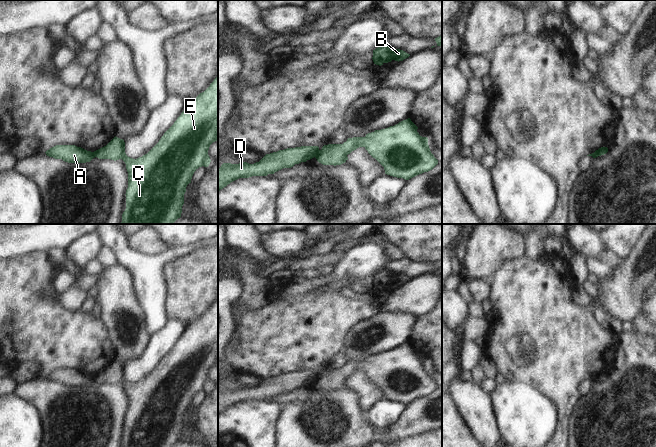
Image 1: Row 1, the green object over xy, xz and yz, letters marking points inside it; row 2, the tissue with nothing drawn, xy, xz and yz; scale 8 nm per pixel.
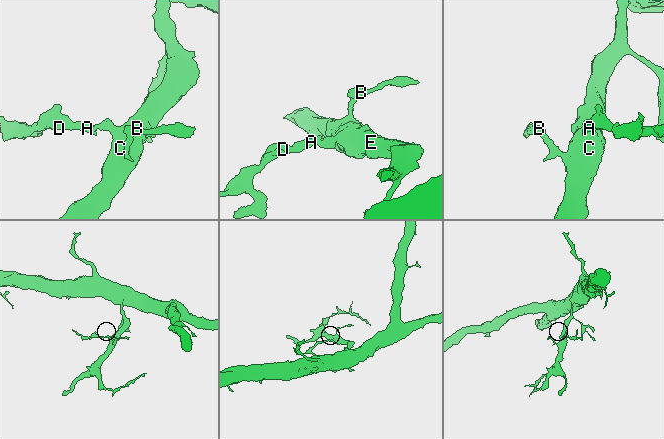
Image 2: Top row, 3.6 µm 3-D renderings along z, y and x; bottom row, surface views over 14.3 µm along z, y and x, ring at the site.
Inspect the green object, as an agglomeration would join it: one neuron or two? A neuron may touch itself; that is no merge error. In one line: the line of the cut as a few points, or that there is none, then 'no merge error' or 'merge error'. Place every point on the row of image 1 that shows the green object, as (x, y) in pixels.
cut in xz along (320, 150), (314, 156); merge error

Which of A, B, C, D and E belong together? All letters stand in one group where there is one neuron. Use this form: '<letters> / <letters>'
A D / B C E

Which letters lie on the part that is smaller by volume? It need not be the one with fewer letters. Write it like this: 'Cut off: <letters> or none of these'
Cut off: A, D.

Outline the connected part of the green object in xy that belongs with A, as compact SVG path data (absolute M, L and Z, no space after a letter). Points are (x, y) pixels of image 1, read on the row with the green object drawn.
M56 145L47 150L46 155L55 159L62 159L68 163L86 163L90 162L95 155L75 145Z

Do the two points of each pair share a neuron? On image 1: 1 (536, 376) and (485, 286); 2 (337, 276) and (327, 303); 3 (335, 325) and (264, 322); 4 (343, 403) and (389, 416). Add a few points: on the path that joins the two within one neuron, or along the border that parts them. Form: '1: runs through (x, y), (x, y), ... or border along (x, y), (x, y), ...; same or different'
1: border along (489, 281), (491, 287), (490, 297); different
2: border along (323, 286), (328, 289), (337, 289), (341, 292); different
3: runs through (317, 325), (282, 325); same
4: border along (367, 412), (367, 417), (373, 424); different

